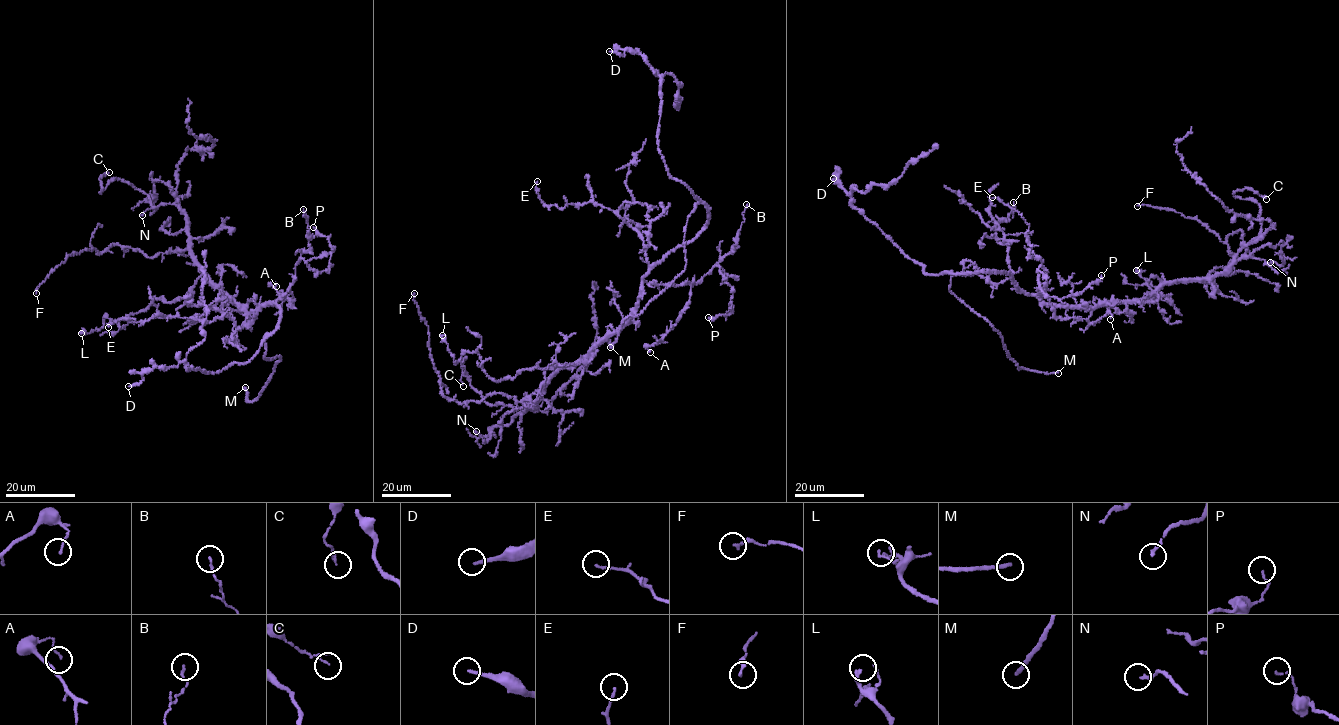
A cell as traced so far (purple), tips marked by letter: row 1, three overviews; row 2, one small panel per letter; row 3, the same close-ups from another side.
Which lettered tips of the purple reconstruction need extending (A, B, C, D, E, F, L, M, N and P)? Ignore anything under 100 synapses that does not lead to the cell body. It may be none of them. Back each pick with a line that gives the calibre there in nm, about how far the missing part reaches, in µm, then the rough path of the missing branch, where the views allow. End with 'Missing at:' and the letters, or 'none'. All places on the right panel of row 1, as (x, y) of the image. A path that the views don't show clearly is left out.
M: 220 nm thick; about 25 µm are missing; missing branch runs (1058, 373), (1107, 375), (1120, 382), (1125, 377)
Missing at: M

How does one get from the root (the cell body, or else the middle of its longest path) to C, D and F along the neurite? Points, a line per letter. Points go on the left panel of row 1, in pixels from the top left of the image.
C: (247, 317), (206, 278), (177, 205), (152, 206), (118, 179), (100, 193), (109, 172)
D: (247, 317), (243, 325), (261, 307), (281, 309), (247, 362), (213, 373), (180, 362), (155, 366), (128, 386)
F: (247, 317), (243, 306), (204, 277), (188, 249), (152, 258), (115, 244), (85, 250), (67, 256), (36, 293)

